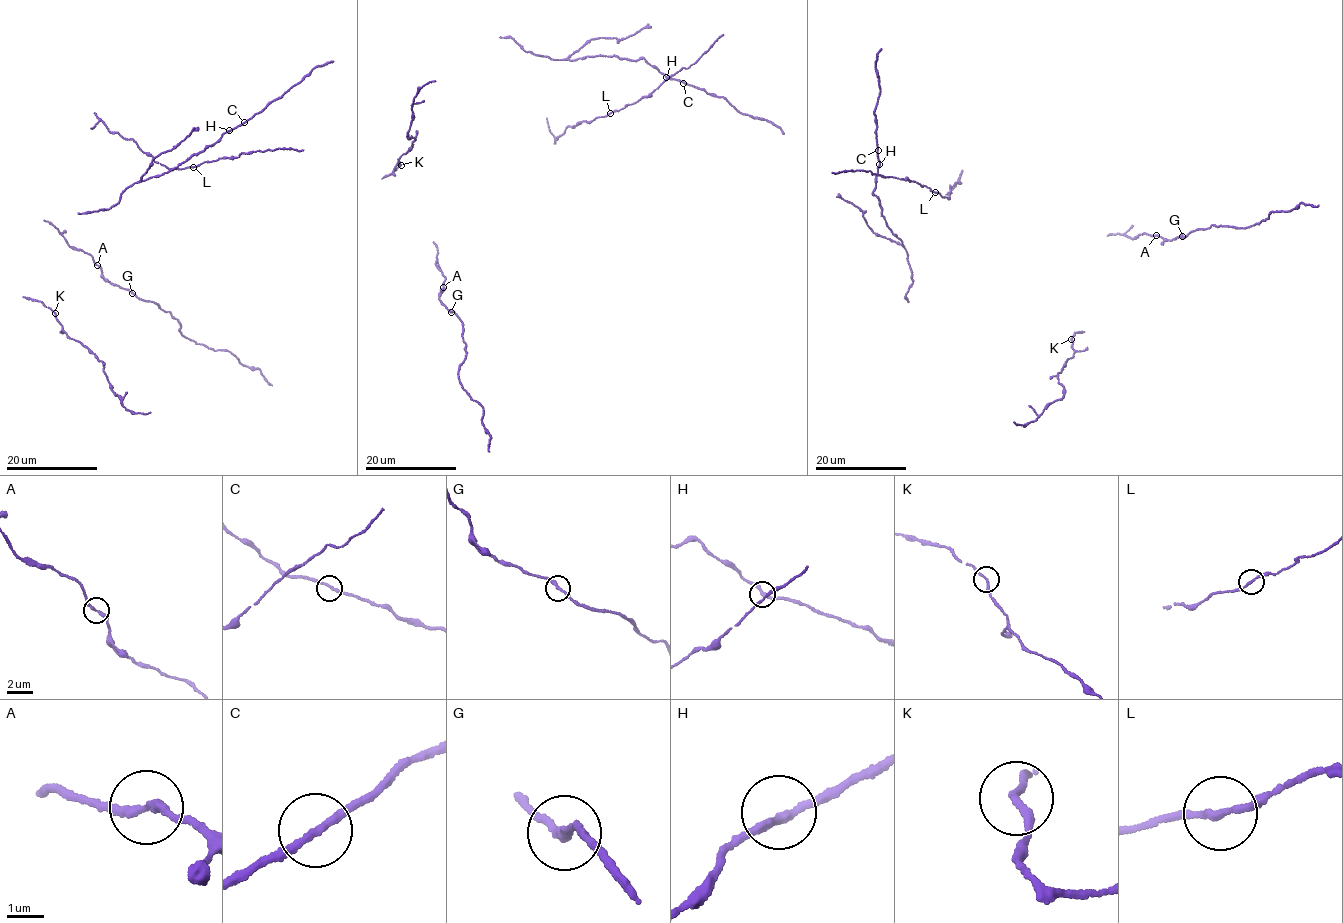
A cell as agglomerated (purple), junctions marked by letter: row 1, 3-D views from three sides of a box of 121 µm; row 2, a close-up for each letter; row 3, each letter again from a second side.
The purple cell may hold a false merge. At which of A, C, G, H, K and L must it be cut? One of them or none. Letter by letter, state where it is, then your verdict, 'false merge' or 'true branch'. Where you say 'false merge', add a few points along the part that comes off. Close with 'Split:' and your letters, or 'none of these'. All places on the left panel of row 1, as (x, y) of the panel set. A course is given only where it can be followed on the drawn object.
A: at (97, 265); true branch
C: at (244, 122); true branch
G: at (132, 293); true branch
H: at (229, 130); true branch
K: at (55, 313); true branch
L: at (193, 167); true branch
Split: none of these

